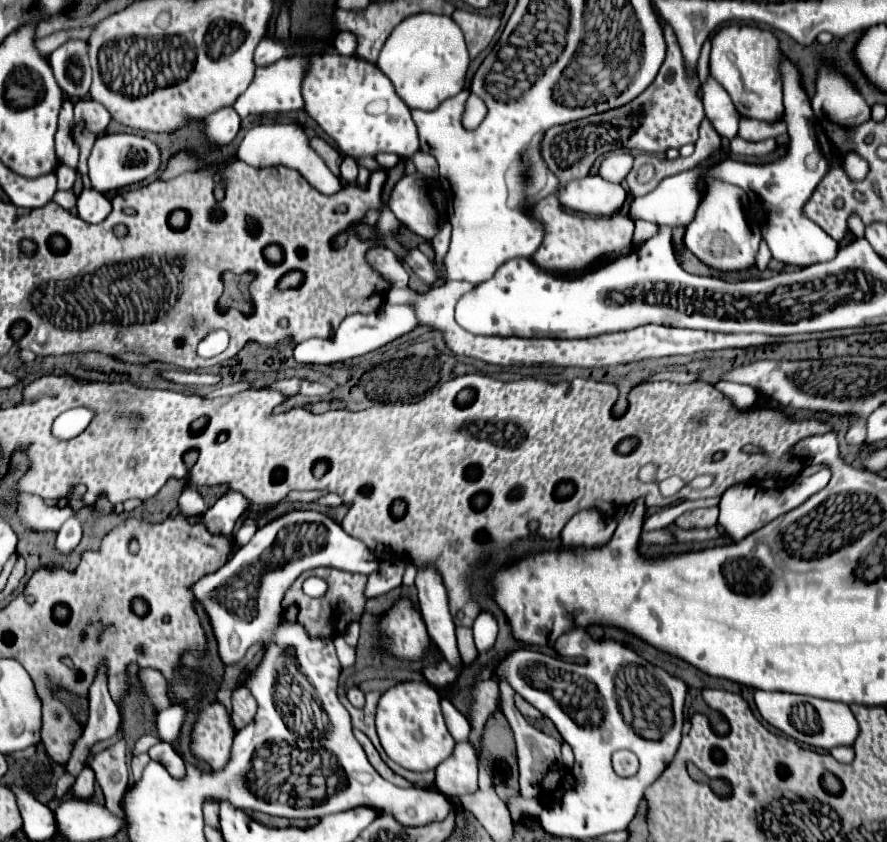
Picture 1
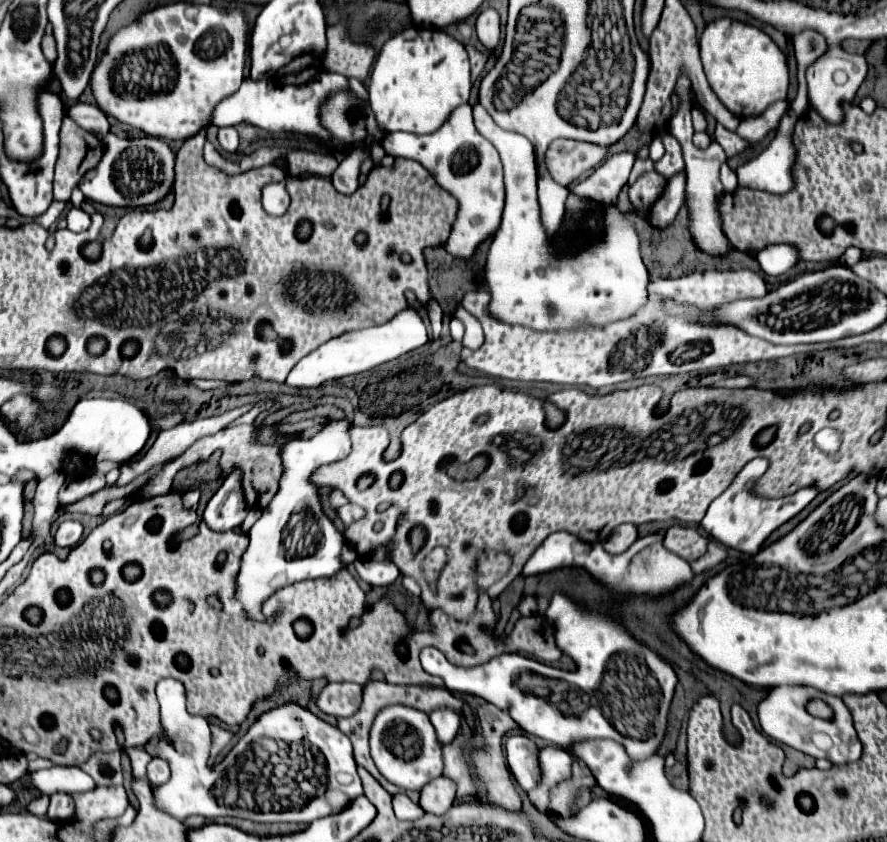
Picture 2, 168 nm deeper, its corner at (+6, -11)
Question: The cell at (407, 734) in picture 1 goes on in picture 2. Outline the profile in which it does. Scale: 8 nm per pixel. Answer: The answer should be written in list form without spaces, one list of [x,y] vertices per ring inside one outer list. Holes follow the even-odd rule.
[[[389,705],[377,713],[371,727],[371,757],[381,775],[403,789],[423,789],[443,773],[443,745],[429,715],[405,705]]]

